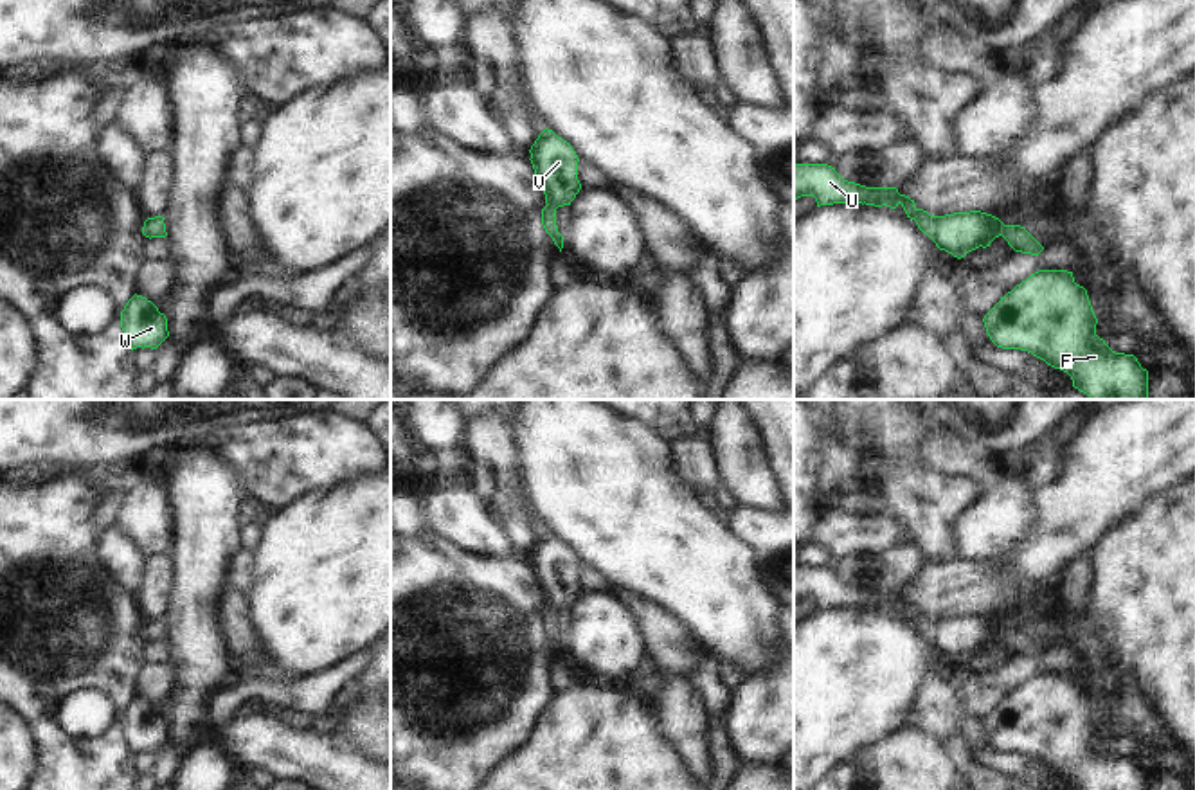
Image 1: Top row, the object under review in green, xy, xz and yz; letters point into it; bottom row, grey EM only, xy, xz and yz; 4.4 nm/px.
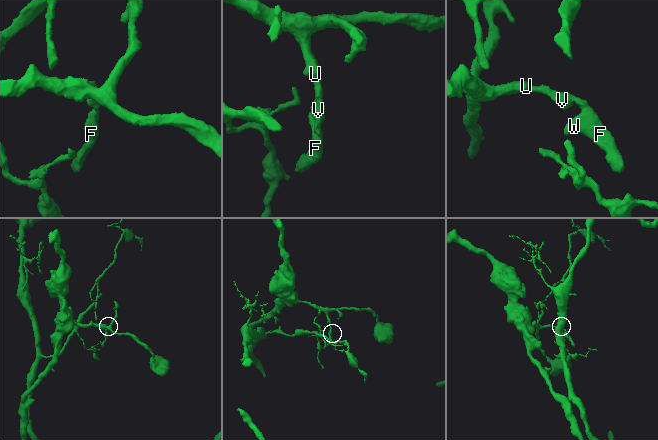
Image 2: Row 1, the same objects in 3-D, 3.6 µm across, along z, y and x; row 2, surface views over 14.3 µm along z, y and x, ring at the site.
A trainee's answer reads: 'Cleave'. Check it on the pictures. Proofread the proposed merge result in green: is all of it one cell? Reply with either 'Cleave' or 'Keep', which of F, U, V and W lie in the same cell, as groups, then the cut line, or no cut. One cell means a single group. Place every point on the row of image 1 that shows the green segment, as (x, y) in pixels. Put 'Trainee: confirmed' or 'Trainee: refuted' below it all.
Keep. Groups: F U V W. No split
Trainee: refuted

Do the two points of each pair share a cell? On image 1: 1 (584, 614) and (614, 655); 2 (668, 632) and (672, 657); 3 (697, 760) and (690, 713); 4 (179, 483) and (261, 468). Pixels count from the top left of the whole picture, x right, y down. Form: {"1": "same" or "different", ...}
{"1": "same", "2": "same", "3": "same", "4": "different"}

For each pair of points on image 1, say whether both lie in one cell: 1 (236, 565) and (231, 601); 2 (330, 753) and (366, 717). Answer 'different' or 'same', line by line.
1: different
2: different

